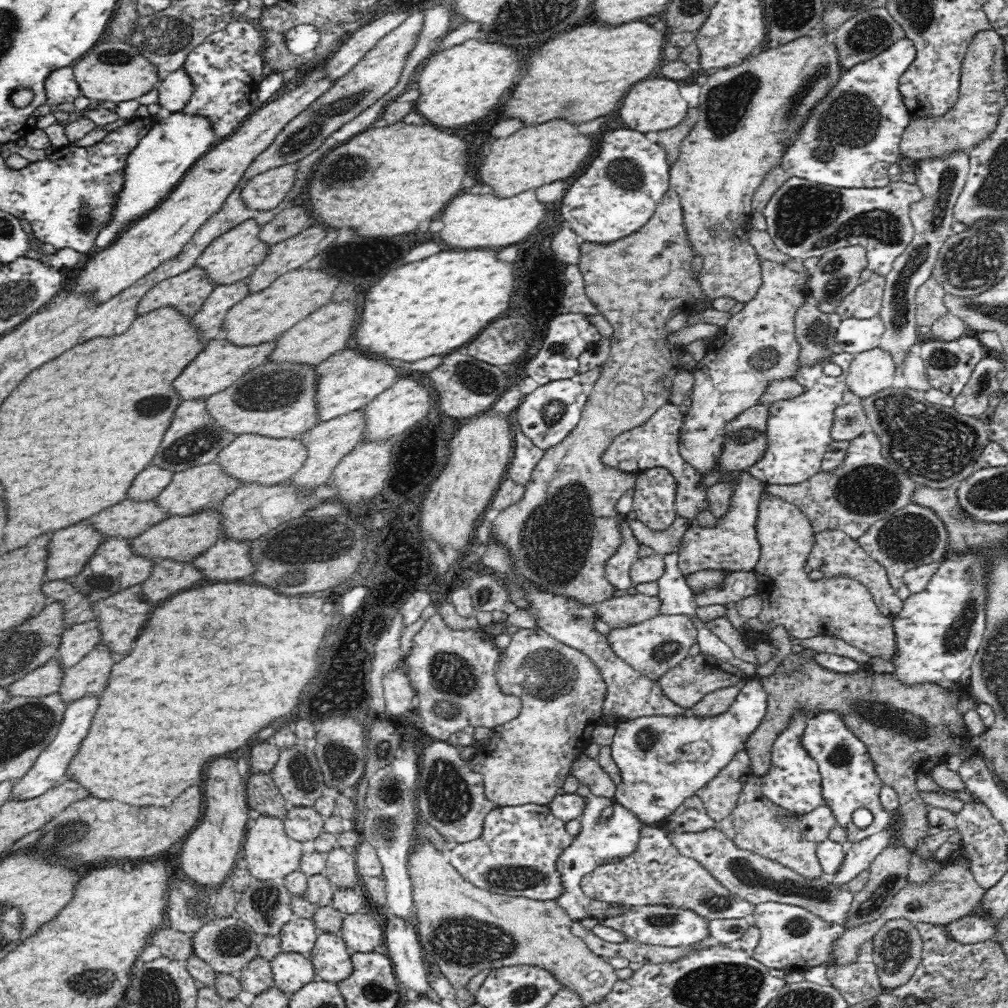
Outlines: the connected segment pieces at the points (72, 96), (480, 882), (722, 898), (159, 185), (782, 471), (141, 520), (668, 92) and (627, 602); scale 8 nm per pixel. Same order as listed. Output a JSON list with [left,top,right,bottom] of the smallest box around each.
[[44,67,81,109],[451,805,575,900],[583,824,755,920],[96,112,217,249],[746,350,856,484],[92,498,170,538],[618,78,688,135],[595,592,660,631]]

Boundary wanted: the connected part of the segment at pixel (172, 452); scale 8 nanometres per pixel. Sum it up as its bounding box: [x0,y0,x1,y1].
[153,396,238,473]

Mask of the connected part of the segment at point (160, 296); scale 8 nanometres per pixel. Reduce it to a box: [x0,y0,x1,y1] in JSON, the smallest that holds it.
[139,263,216,315]

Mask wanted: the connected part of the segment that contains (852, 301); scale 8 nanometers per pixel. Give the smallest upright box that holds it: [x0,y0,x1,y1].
[836,272,886,320]

